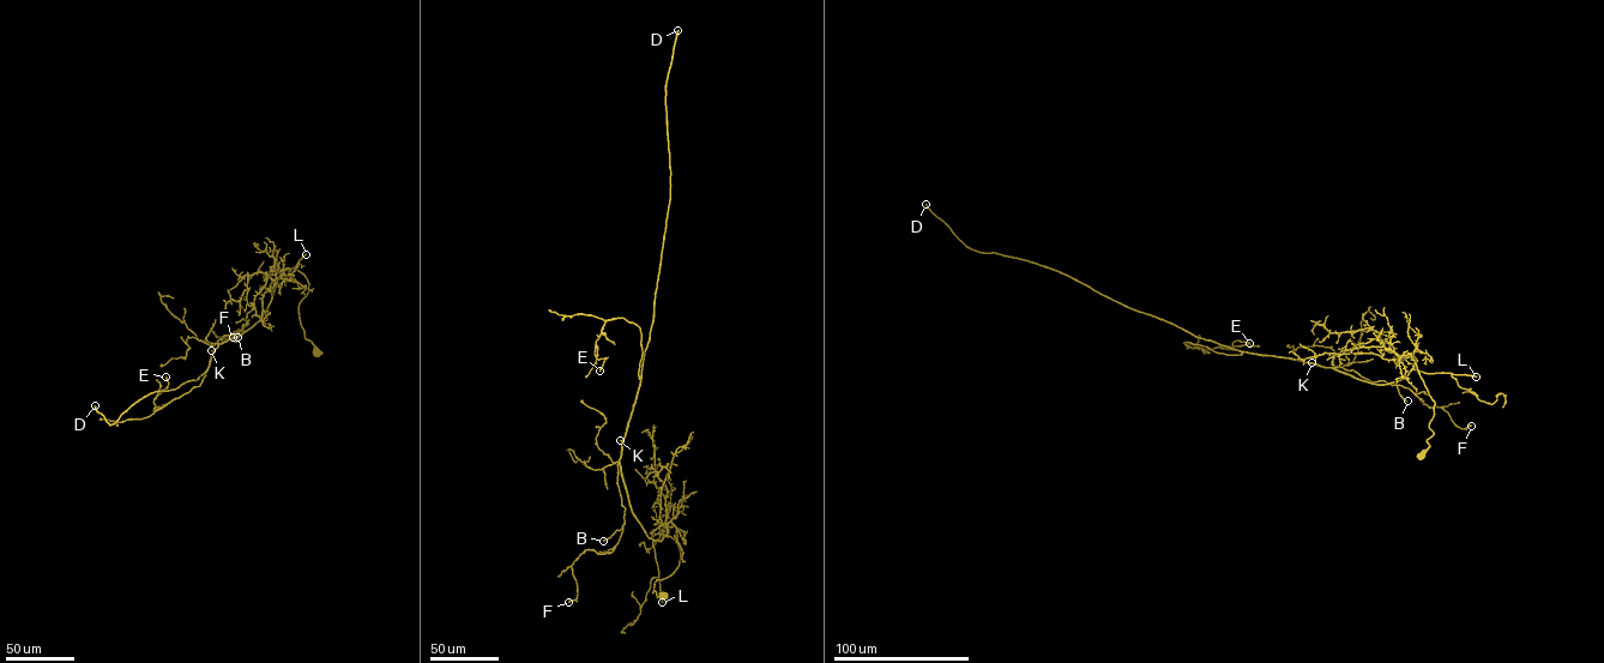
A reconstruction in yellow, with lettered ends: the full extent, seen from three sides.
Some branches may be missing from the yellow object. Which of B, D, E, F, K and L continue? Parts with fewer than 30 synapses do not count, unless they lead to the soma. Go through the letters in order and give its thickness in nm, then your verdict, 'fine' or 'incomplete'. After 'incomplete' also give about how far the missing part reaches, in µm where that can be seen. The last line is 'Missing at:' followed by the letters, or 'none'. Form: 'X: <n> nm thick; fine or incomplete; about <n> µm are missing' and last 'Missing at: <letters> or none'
B: 200 nm thick; fine
D: 480 nm thick; incomplete; about 250 µm are missing
E: 500 nm thick; fine
F: 550 nm thick; fine
K: 200 nm thick; incomplete; about 100 µm are missing
L: 340 nm thick; incomplete; about 250 µm are missing
Missing at: D, K, L

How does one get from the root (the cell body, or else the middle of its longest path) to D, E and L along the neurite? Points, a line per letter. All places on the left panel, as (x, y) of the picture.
D: (317, 351), (299, 314), (308, 282), (285, 269), (260, 318), (197, 380), (110, 426), (95, 405)
E: (317, 351), (299, 314), (308, 282), (285, 269), (259, 319), (217, 345), (199, 386), (155, 411), (166, 377)
L: (317, 351), (306, 338), (299, 314), (299, 303), (308, 290), (305, 275), (285, 269), (276, 285), (306, 254)

